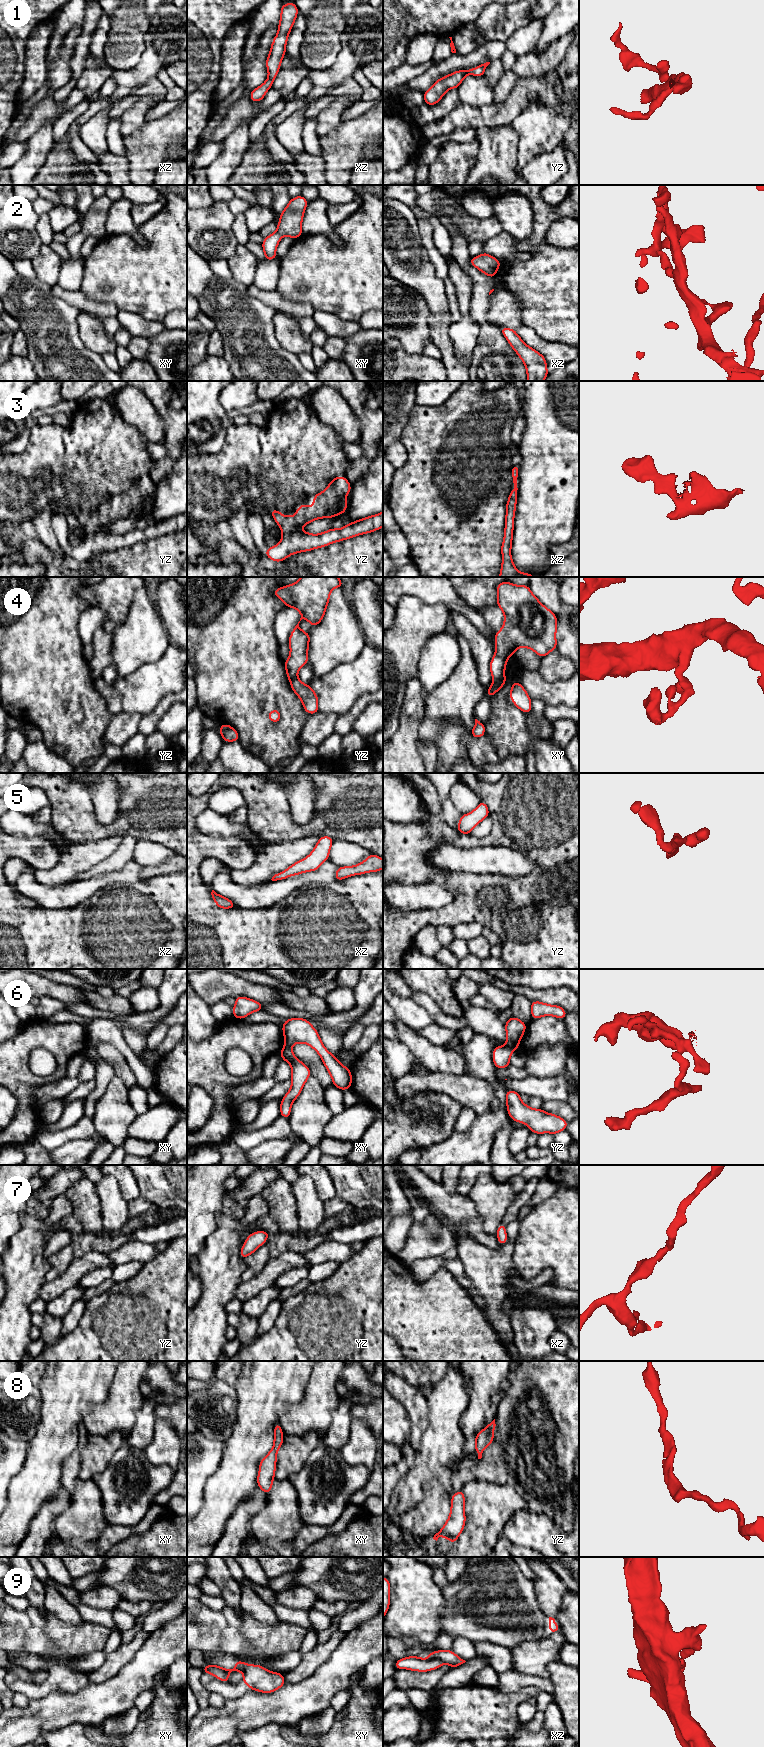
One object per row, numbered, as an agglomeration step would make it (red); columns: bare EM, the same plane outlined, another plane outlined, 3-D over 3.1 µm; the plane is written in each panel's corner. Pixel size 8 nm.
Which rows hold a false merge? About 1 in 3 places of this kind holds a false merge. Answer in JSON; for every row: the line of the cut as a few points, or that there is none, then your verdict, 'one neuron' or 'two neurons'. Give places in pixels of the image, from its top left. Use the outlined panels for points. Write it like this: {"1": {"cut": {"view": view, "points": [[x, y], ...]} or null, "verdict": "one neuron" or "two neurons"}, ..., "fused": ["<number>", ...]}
{"1": {"cut": null, "verdict": "one neuron"}, "2": {"cut": null, "verdict": "one neuron"}, "3": {"cut": null, "verdict": "one neuron"}, "4": {"cut": {"view": "xy", "points": [[504, 676], [493, 682]]}, "verdict": "two neurons"}, "5": {"cut": null, "verdict": "one neuron"}, "6": {"cut": {"view": "yz", "points": [[507, 1043], [513, 1049]]}, "verdict": "two neurons"}, "7": {"cut": null, "verdict": "one neuron"}, "8": {"cut": null, "verdict": "one neuron"}, "9": {"cut": {"view": "xz", "points": [[429, 1657], [439, 1659], [443, 1663]]}, "verdict": "two neurons"}, "fused": ["4", "6", "9"]}

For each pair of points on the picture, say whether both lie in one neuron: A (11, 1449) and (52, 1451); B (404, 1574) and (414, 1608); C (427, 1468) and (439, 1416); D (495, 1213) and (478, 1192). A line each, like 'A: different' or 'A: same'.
A: different
B: same
C: same
D: same

